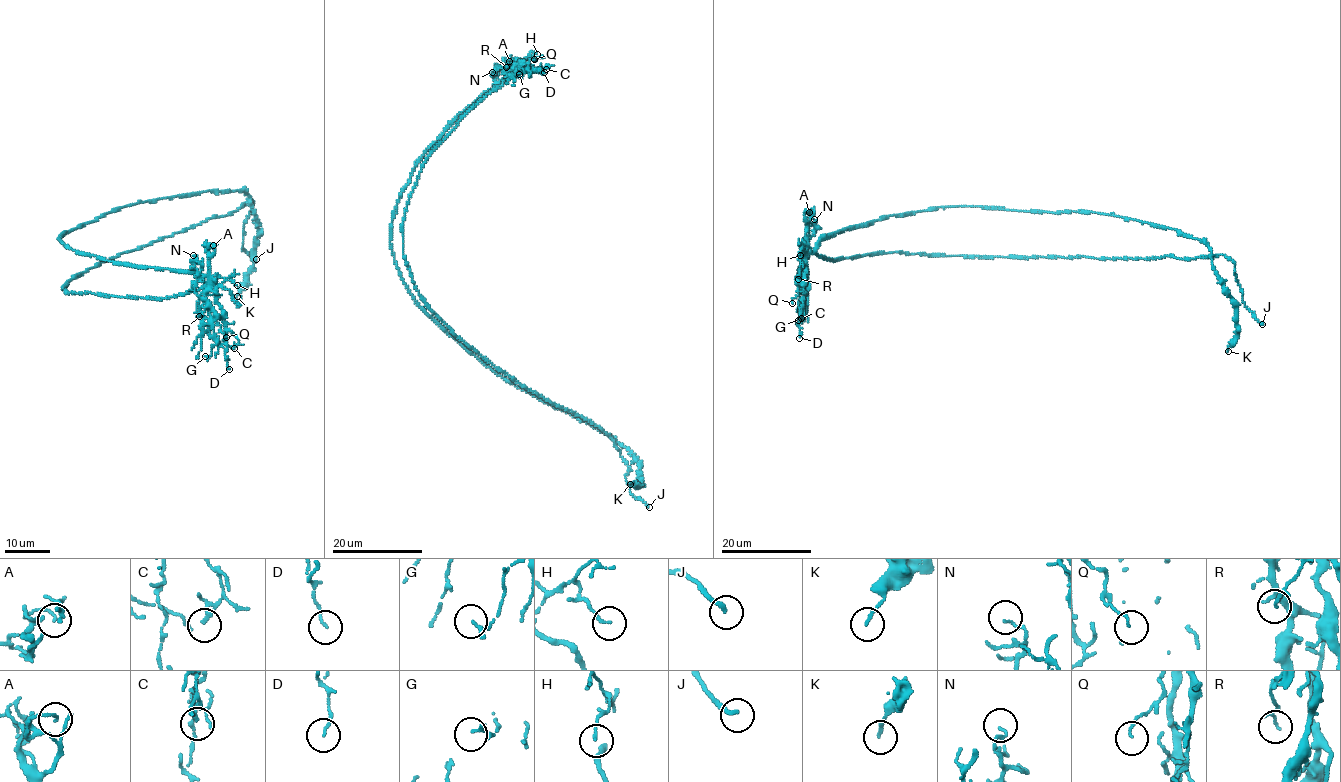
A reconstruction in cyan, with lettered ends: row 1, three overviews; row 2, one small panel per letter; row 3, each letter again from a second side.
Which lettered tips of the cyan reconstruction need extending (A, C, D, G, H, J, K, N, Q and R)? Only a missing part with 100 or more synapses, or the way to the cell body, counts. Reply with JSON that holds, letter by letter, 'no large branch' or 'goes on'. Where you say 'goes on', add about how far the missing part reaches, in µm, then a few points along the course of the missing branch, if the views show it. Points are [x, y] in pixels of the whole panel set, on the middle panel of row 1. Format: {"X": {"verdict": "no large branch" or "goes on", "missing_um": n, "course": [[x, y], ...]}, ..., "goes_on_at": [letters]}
{"A": {"verdict": "no large branch"}, "C": {"verdict": "no large branch"}, "D": {"verdict": "no large branch"}, "G": {"verdict": "no large branch"}, "H": {"verdict": "no large branch"}, "J": {"verdict": "goes on", "missing_um": 7, "course": [[649, 507], [648, 516], [635, 529]]}, "K": {"verdict": "no large branch"}, "N": {"verdict": "no large branch"}, "Q": {"verdict": "no large branch"}, "R": {"verdict": "no large branch"}, "goes_on_at": ["J"]}

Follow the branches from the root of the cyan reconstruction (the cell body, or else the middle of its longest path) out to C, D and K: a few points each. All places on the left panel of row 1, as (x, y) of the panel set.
C: (199, 279), (214, 292), (222, 312), (224, 325), (238, 339), (234, 348)
D: (199, 279), (214, 292), (222, 312), (229, 369)
K: (199, 279), (115, 263), (58, 239), (135, 203), (241, 189), (258, 230), (251, 271), (237, 296)

